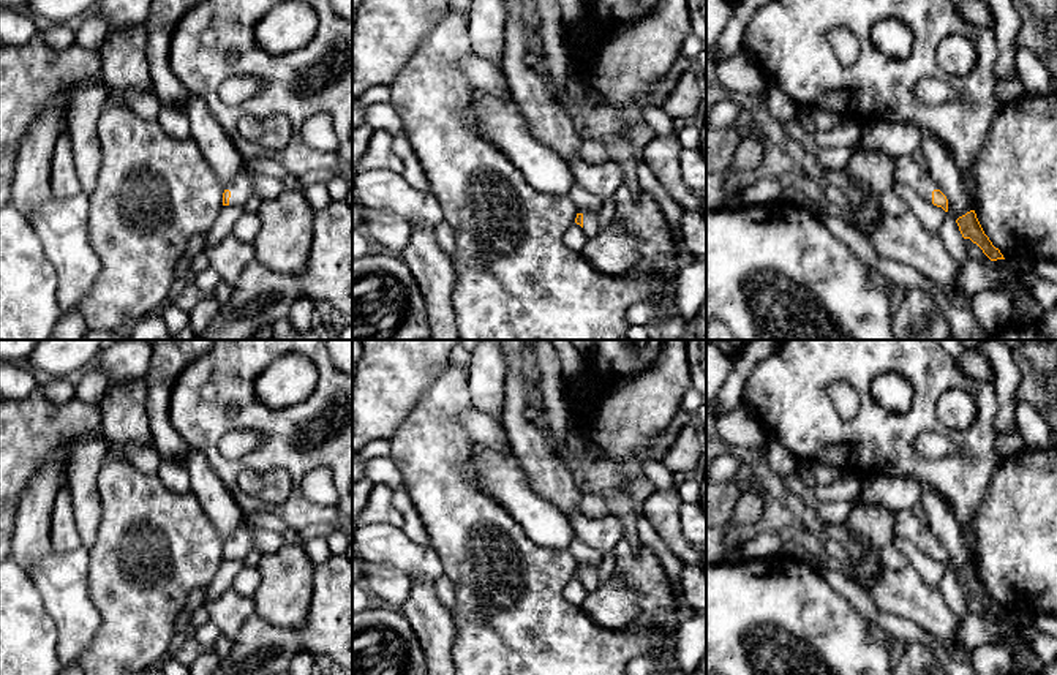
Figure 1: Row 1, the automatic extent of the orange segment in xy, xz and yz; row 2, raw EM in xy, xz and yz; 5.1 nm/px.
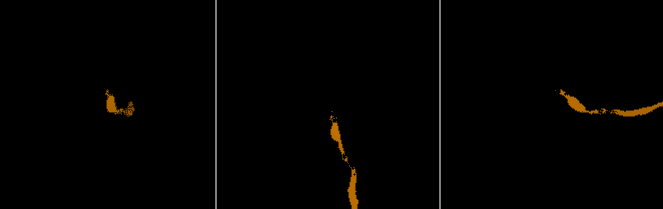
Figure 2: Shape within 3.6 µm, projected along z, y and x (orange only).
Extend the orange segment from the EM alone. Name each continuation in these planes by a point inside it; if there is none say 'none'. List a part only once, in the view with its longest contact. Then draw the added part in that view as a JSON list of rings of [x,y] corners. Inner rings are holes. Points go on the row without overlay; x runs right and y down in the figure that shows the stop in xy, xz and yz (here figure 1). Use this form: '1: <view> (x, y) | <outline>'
1: xy (240, 541) | [[[243,523],[226,541],[231,545],[229,560],[243,560],[253,549],[251,530]]]

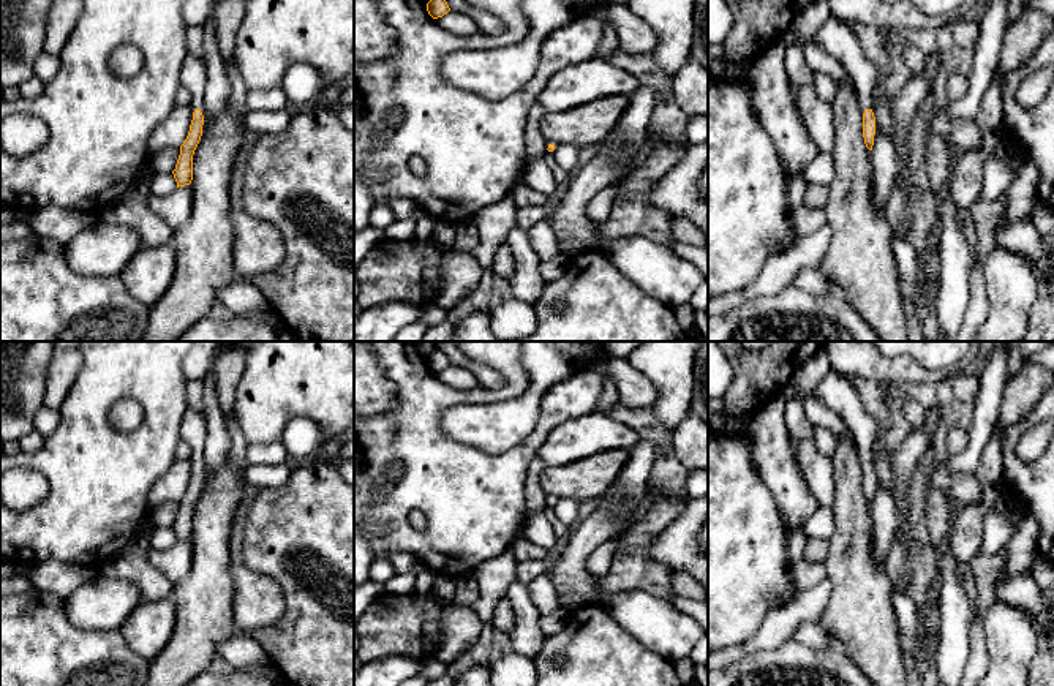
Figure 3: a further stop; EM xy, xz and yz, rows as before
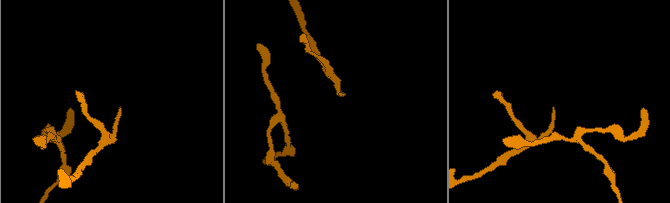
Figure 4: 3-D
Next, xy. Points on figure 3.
1: xy (193, 430) | [[[188,408],[180,425],[180,439],[193,450],[191,462],[201,463],[207,436],[207,419],[202,413]]]

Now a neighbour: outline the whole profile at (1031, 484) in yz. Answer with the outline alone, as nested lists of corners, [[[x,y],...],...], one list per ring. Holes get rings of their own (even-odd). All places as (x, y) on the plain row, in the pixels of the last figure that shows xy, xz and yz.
[[[1054,386],[1032,411],[1002,435],[1002,492],[1010,493],[1027,517],[1037,522],[1038,553],[1054,563],[1054,433],[1043,455],[1022,462],[1016,454],[1019,438],[1033,425],[1054,417]]]

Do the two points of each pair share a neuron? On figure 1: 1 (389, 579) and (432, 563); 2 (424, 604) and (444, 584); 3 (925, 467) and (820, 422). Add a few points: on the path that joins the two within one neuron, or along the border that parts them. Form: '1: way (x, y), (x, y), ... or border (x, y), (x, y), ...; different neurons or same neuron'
1: border (368, 563), (389, 563), (411, 579); different neurons
2: border (432, 584), (436, 598), (452, 612); different neurons
3: way (899, 459), (880, 441), (846, 437); same neuron

